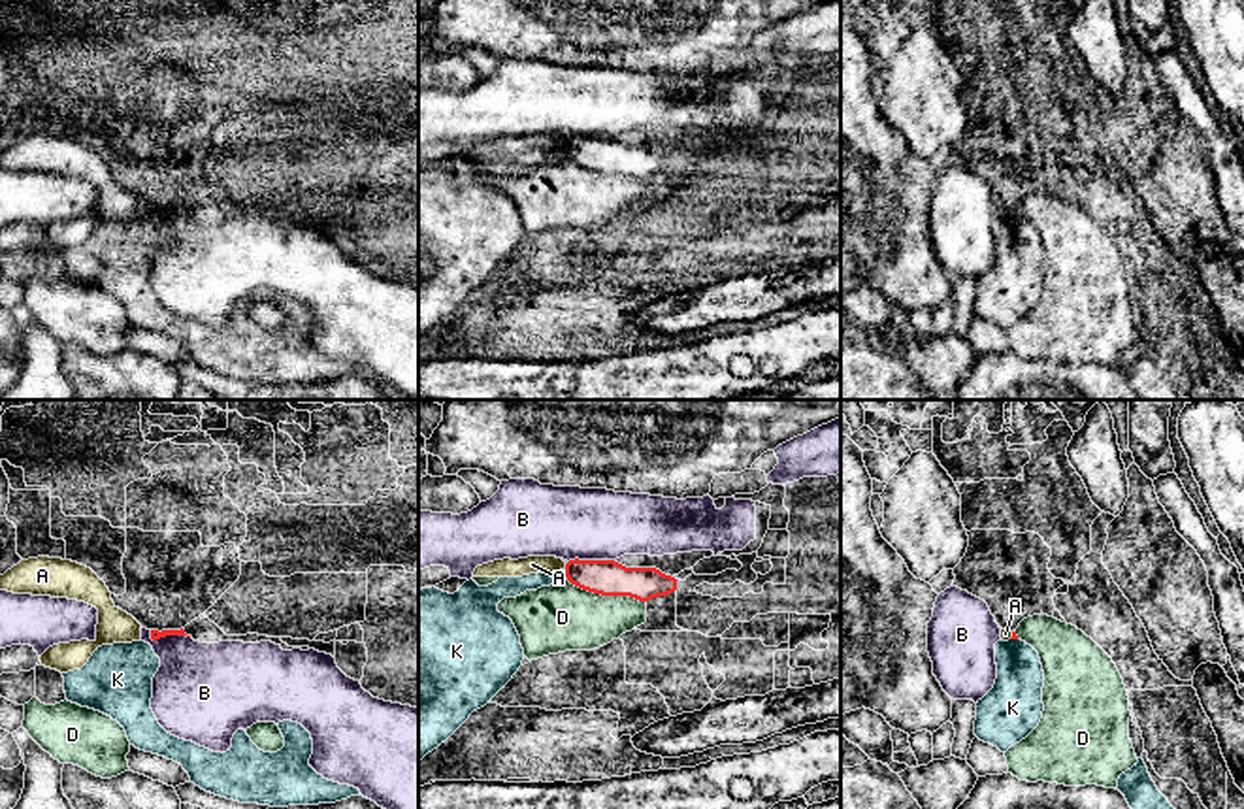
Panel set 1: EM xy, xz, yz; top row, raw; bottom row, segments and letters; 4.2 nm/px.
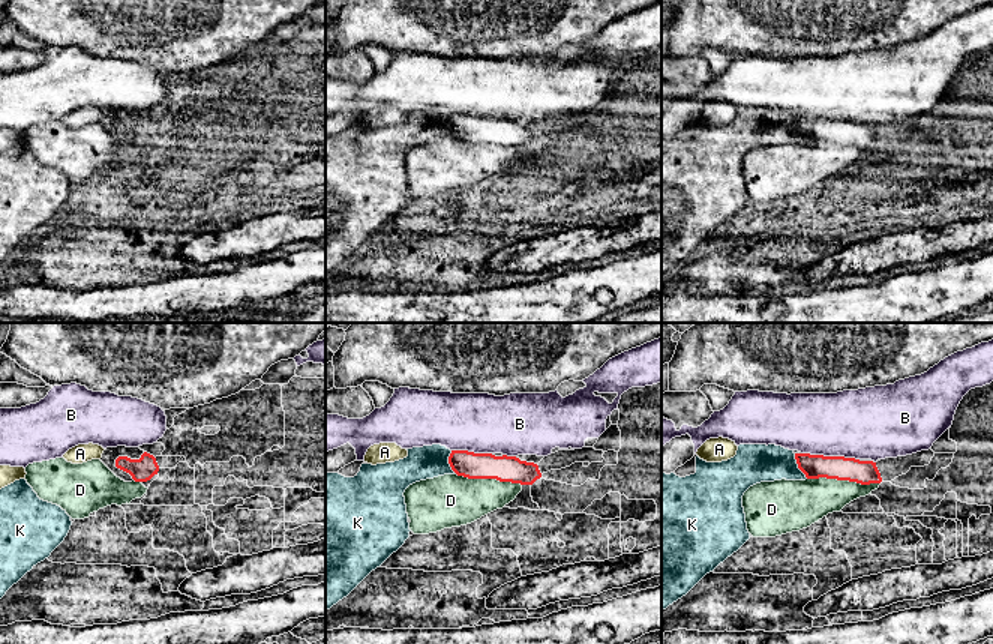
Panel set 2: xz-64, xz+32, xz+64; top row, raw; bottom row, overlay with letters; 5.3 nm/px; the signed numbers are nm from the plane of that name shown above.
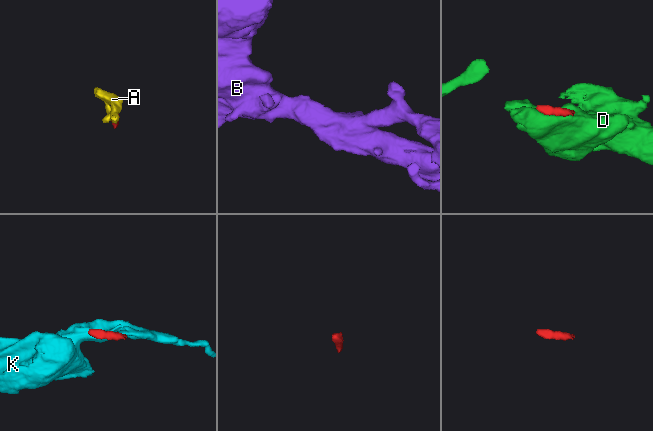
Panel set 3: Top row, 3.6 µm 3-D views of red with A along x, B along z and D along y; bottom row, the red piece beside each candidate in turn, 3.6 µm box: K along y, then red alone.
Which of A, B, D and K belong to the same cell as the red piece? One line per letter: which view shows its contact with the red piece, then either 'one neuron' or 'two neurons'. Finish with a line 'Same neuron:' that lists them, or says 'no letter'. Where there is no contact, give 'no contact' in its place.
A: yz | two neurons
B: xy | two neurons
D: xz | two neurons
K: xz | two neurons
Same neuron: no letter

